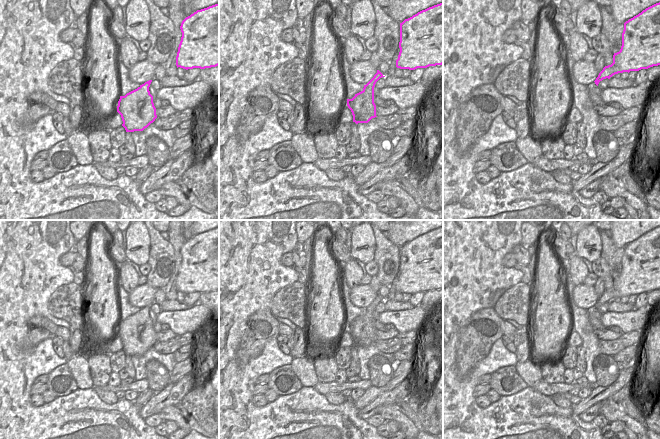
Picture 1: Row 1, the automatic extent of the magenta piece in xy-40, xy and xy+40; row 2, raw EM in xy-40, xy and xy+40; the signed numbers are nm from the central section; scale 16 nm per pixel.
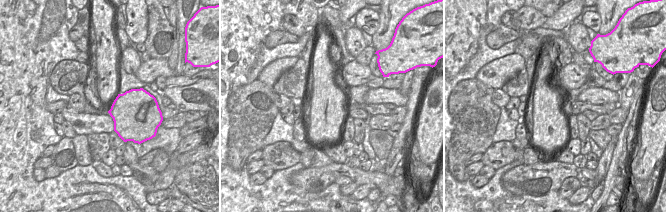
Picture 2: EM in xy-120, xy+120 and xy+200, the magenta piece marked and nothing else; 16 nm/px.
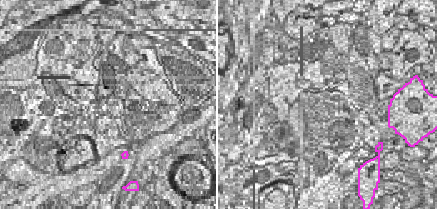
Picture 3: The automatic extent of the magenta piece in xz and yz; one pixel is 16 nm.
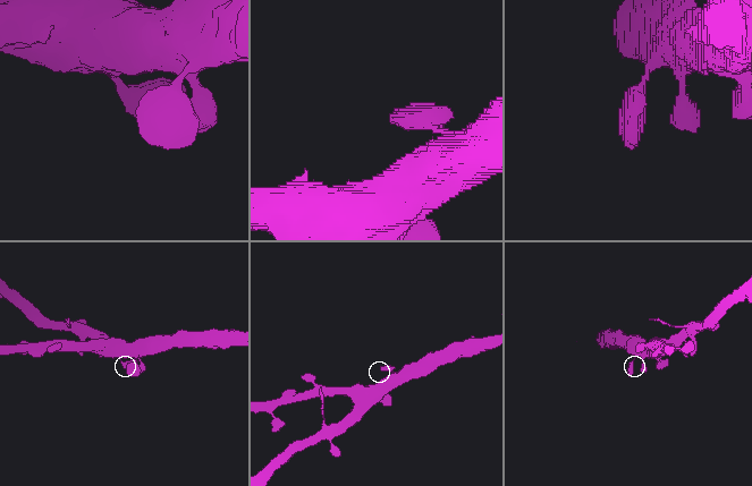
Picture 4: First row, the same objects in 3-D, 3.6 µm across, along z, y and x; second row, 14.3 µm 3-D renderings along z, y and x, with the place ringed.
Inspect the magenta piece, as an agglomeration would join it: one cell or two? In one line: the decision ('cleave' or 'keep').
keep

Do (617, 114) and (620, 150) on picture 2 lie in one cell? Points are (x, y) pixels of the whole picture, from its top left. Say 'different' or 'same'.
different

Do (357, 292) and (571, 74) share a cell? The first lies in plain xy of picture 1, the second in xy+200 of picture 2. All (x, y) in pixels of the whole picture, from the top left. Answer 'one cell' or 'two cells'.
one cell

